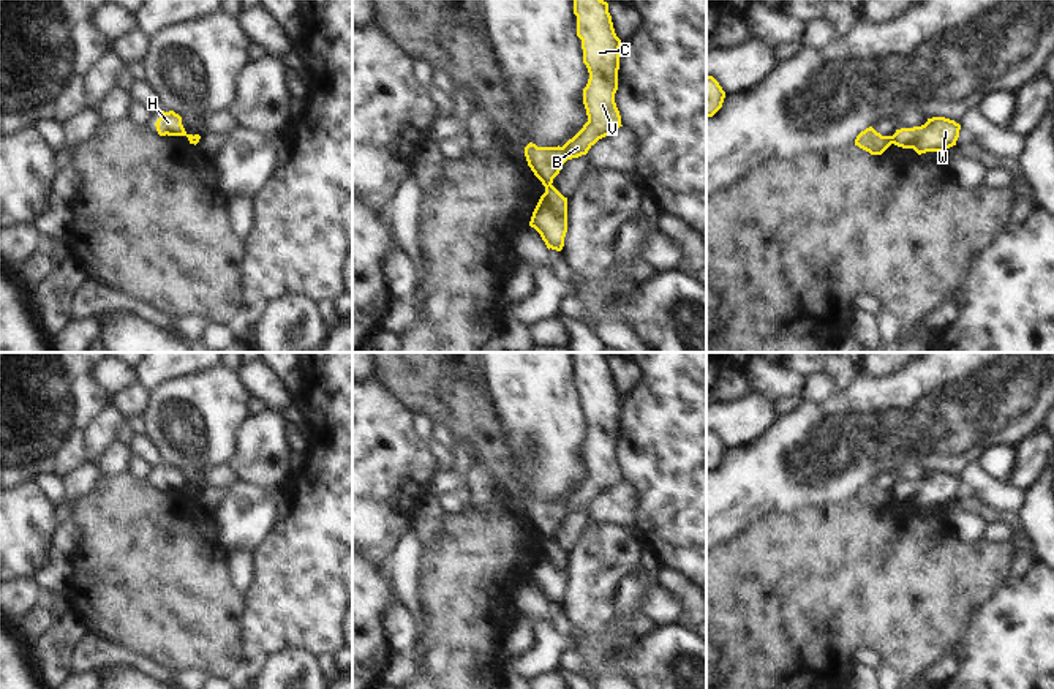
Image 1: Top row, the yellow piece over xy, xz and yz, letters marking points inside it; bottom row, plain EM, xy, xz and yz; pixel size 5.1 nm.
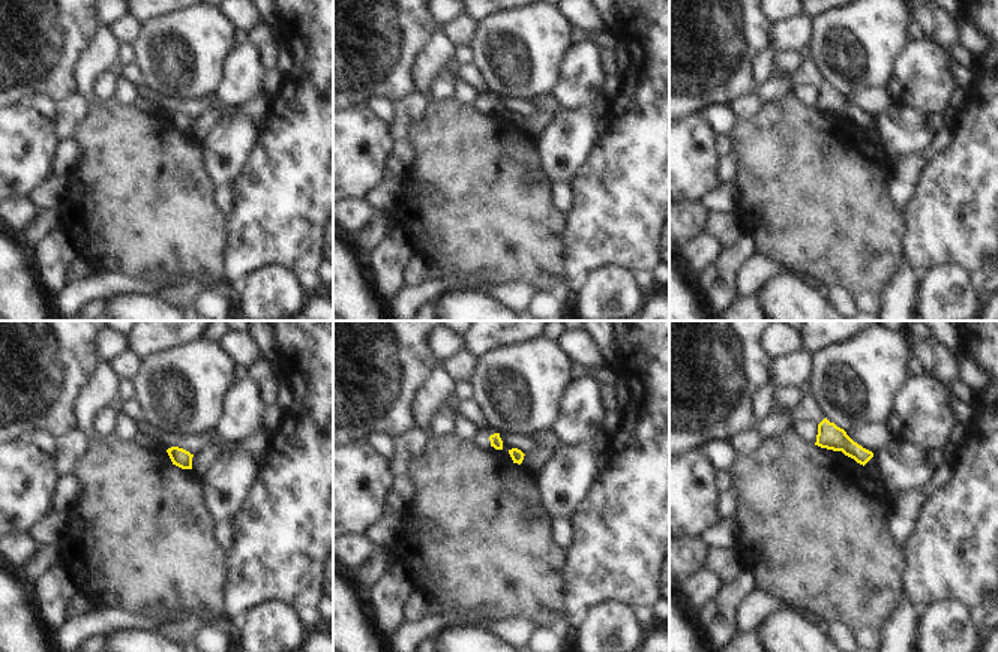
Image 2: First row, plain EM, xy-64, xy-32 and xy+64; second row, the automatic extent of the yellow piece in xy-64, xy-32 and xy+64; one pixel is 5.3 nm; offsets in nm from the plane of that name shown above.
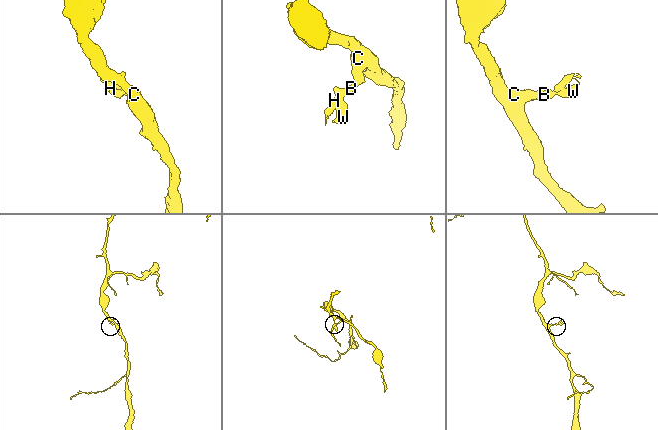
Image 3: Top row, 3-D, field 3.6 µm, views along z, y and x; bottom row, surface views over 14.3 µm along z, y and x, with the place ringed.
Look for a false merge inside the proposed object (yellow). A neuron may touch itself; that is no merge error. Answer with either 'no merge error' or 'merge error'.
merge error

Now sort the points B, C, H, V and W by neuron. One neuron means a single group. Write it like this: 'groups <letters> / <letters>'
groups B C V / H W

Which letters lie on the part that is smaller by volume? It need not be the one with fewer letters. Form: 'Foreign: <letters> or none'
Foreign: H, W

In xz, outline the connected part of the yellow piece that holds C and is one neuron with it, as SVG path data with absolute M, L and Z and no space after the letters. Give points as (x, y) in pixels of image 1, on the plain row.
M574 352L574 368L589 427L583 442L588 476L563 501L537 501L533 496L525 501L528 520L545 542L567 514L586 509L599 493L623 480L615 457L621 393L615 387L608 357L602 352Z

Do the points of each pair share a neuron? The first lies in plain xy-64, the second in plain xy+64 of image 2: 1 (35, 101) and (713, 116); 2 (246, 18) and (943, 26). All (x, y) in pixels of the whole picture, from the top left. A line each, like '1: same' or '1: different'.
1: same
2: same

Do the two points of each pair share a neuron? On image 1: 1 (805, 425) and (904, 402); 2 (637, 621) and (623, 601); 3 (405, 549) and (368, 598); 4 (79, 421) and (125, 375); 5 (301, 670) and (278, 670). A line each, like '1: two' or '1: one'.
1: one
2: two
3: two
4: two
5: one

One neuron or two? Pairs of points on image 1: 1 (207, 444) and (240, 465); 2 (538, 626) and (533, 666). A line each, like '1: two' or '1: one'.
1: two
2: one

